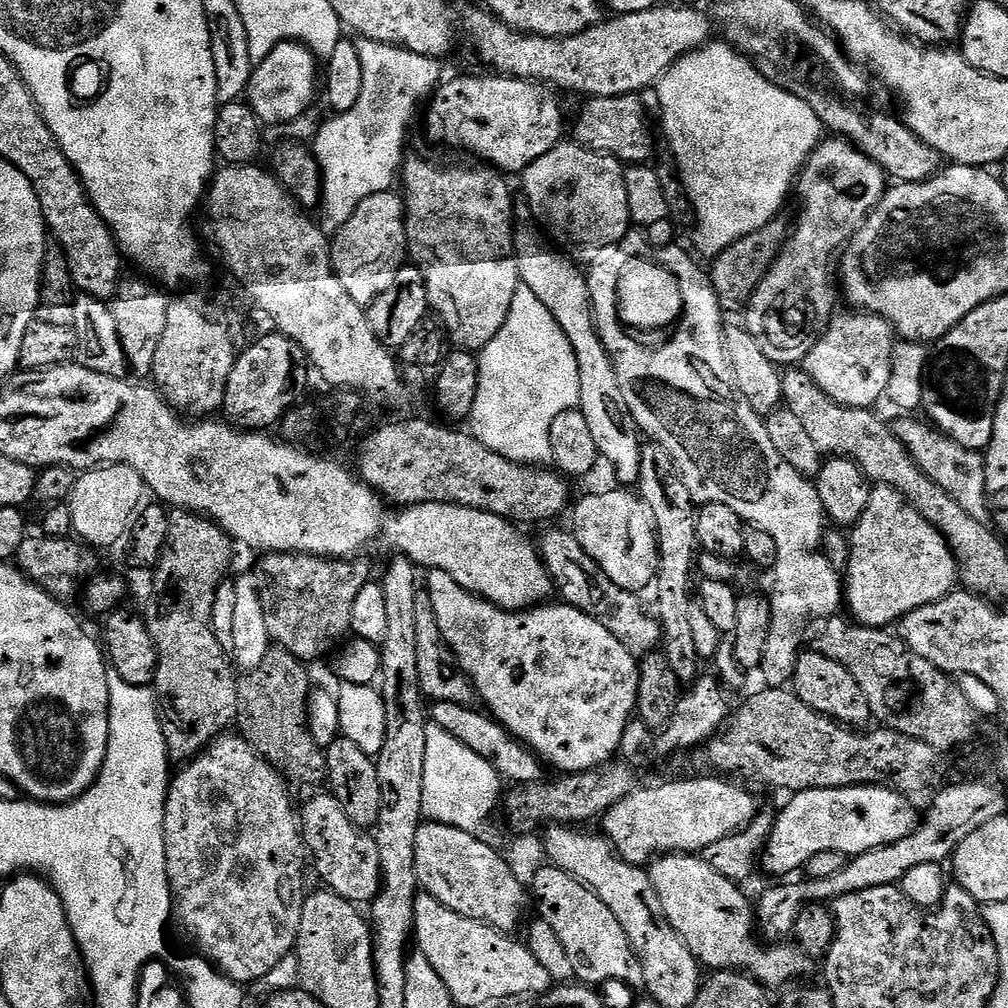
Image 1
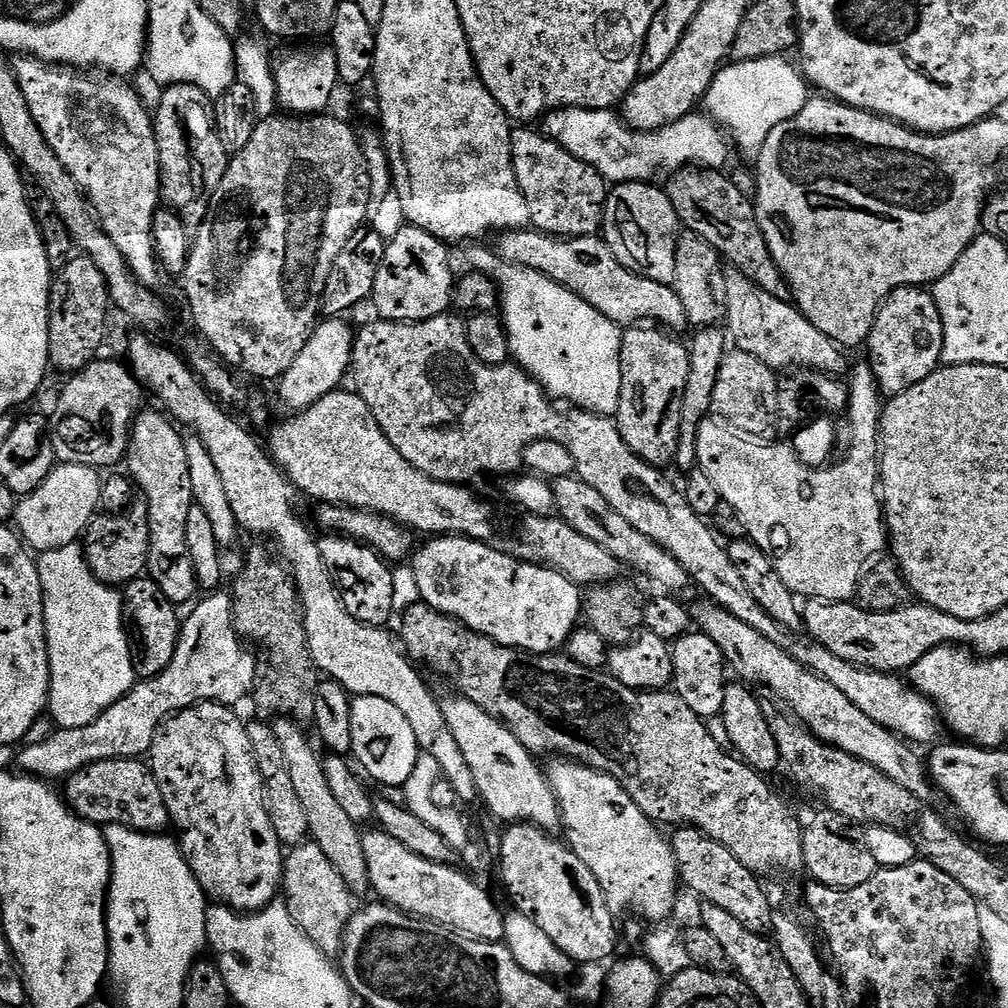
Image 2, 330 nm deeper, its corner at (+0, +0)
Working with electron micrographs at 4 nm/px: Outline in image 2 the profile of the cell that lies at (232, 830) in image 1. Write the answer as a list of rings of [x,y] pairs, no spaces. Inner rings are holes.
[[[195,704],[193,708],[188,708],[184,712],[178,712],[174,716],[168,717],[164,725],[158,730],[158,734],[152,743],[150,753],[150,767],[154,778],[158,782],[158,790],[162,790],[162,798],[166,802],[169,821],[180,831],[178,843],[180,852],[184,860],[190,866],[194,878],[202,886],[205,896],[209,901],[217,905],[232,908],[236,912],[261,912],[267,904],[273,903],[281,895],[284,882],[284,857],[286,855],[285,845],[280,843],[278,834],[274,834],[274,822],[270,822],[268,813],[268,801],[264,798],[264,779],[260,773],[258,762],[254,758],[254,750],[250,746],[250,738],[245,721],[240,721],[235,716],[233,709],[227,704]]]

